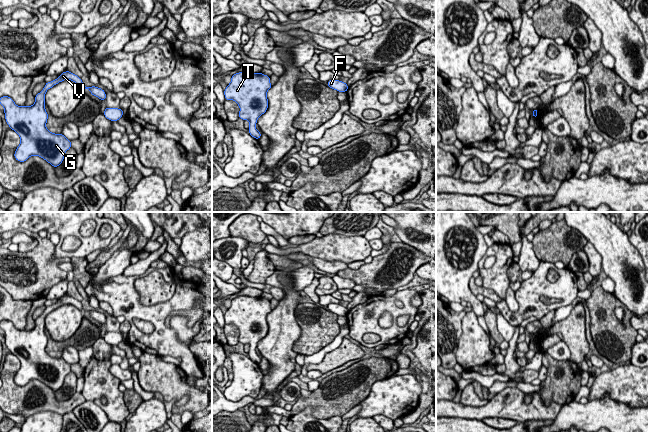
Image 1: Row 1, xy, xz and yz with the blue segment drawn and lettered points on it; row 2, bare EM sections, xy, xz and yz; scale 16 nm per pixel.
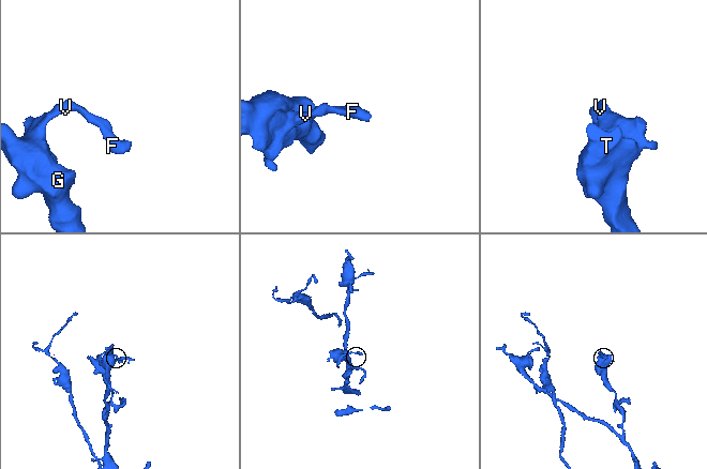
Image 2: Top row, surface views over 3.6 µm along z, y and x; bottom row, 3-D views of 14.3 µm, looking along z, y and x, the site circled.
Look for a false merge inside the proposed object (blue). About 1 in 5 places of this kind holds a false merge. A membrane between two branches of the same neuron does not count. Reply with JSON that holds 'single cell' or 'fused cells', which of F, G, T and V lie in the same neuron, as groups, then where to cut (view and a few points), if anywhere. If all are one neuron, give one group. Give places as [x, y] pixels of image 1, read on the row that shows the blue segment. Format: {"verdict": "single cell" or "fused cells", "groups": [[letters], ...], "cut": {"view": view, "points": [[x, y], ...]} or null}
{"verdict": "single cell", "groups": [["F", "G", "T", "V"]], "cut": null}

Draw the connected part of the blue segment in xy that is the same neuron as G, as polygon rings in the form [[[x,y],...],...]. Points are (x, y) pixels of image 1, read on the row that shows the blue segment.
[[[65,71],[57,79],[45,83],[43,90],[35,96],[35,103],[32,106],[18,106],[9,96],[0,98],[7,124],[20,137],[20,144],[14,153],[17,161],[25,162],[30,156],[36,155],[55,168],[62,163],[66,151],[71,148],[71,141],[62,133],[51,133],[46,128],[48,114],[45,110],[45,93],[64,80],[74,81],[100,100],[106,99],[103,89],[96,86],[86,87],[81,78],[70,71]]]

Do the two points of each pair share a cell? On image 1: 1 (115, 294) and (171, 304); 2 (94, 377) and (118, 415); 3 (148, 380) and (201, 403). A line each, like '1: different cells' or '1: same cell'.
1: same cell
2: same cell
3: same cell

